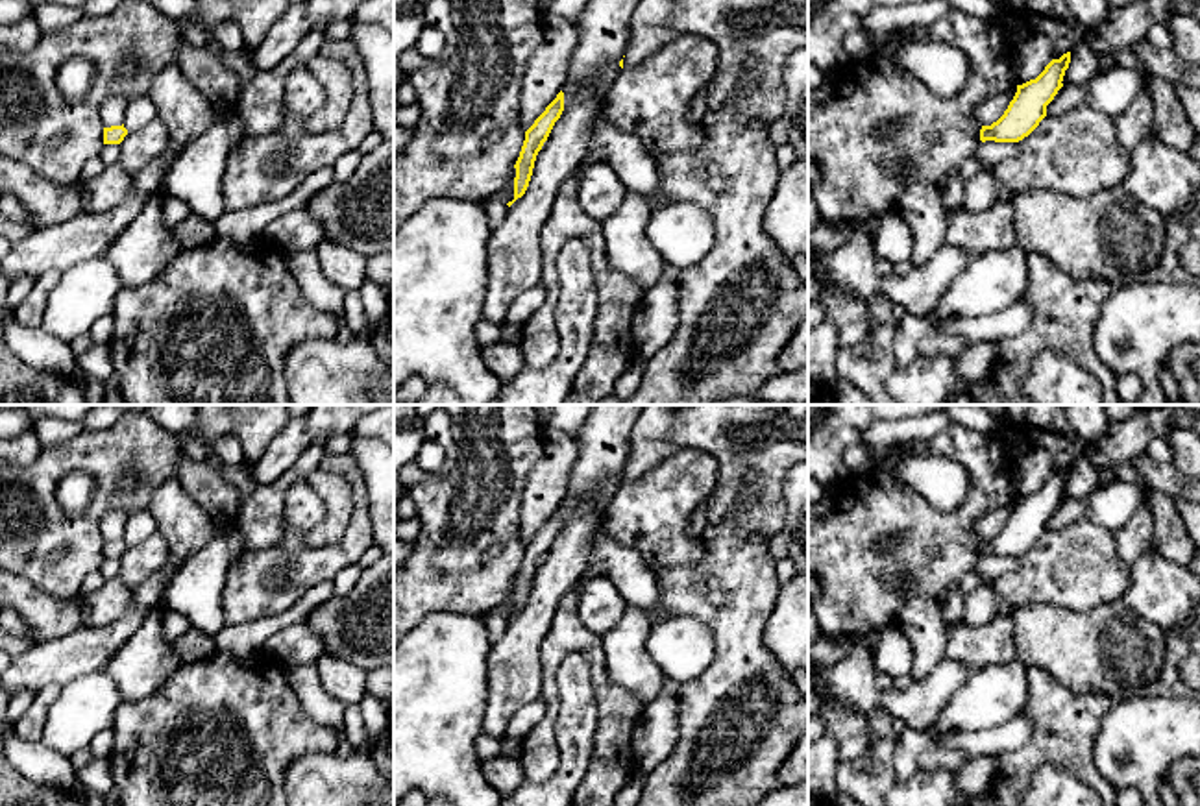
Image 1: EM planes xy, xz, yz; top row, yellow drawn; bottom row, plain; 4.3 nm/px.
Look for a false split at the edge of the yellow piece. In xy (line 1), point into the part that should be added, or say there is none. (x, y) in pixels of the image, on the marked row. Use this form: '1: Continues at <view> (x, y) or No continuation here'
1: No continuation here

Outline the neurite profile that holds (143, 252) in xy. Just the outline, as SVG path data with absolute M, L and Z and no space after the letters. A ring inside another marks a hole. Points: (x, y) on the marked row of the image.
M150 196L139 216L111 244L104 257L115 266L122 288L146 285L159 277L178 253L174 226L163 218L157 196Z

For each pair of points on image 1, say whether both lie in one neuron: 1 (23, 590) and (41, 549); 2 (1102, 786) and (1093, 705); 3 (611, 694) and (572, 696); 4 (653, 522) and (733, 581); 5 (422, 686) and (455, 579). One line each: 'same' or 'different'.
1: different
2: same
3: different
4: different
5: different

